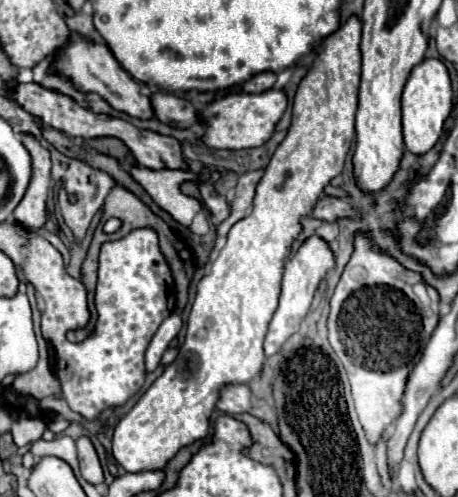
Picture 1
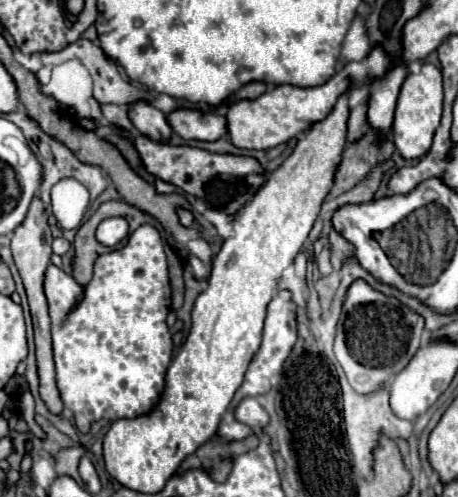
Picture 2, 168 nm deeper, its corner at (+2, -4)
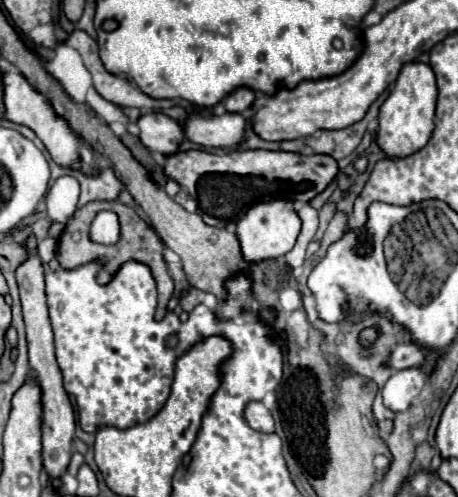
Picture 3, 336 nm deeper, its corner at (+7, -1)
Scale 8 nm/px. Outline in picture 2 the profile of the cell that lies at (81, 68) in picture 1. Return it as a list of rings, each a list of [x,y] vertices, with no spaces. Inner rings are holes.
[[[143,99],[129,105],[129,119],[139,129],[139,133],[145,137],[151,137],[151,139],[163,141],[163,143],[167,143],[171,137],[171,127],[167,123],[165,113],[151,107]]]

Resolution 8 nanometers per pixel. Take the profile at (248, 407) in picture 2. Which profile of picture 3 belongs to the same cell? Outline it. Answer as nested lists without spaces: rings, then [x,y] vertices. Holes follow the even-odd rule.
[[[250,402],[246,406],[244,418],[250,424],[250,428],[254,428],[258,432],[274,432],[274,418],[262,402]]]

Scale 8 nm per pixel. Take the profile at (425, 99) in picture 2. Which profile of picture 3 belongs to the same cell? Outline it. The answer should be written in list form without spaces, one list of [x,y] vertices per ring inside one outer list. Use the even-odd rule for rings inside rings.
[[[422,62],[404,64],[390,96],[380,106],[380,116],[378,116],[380,126],[376,134],[376,144],[386,152],[386,156],[406,158],[426,146],[434,130],[436,96],[438,90],[436,90],[436,78],[432,68]]]

